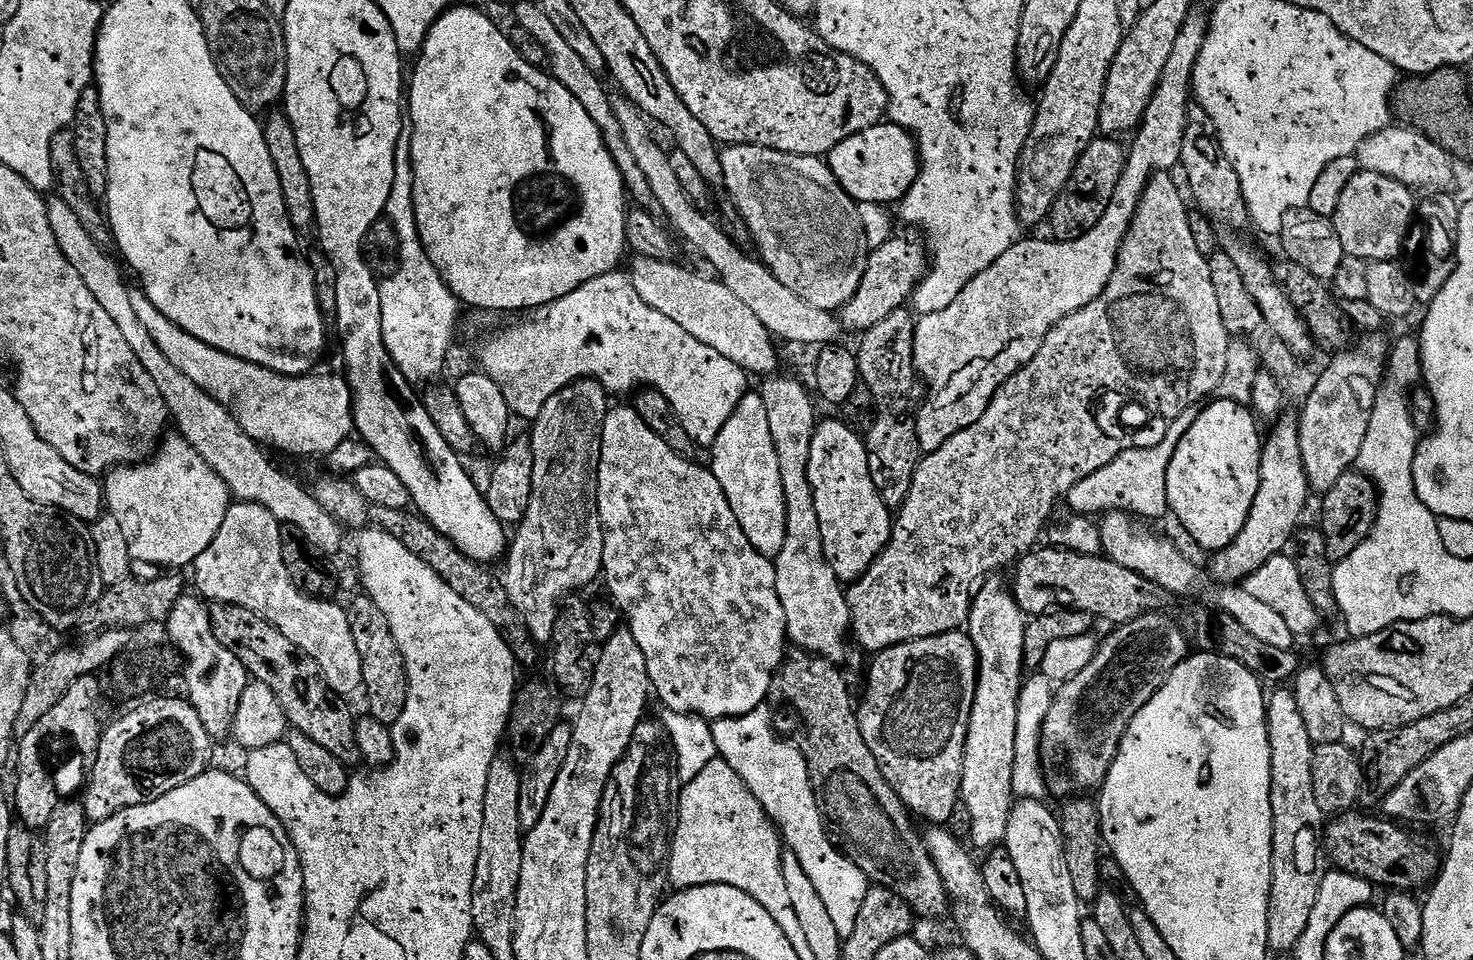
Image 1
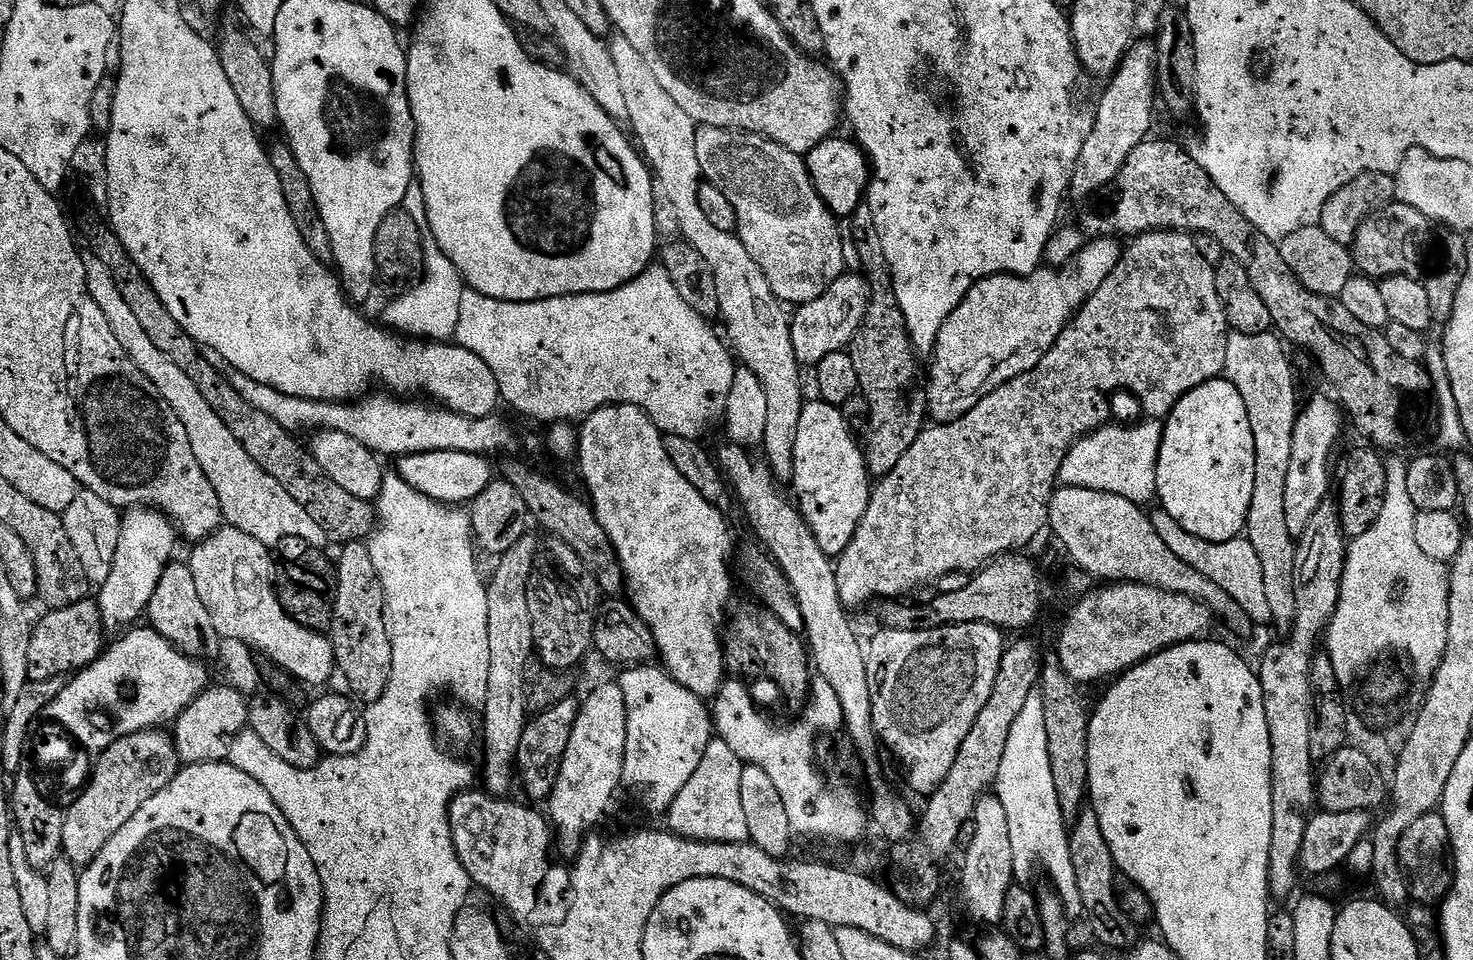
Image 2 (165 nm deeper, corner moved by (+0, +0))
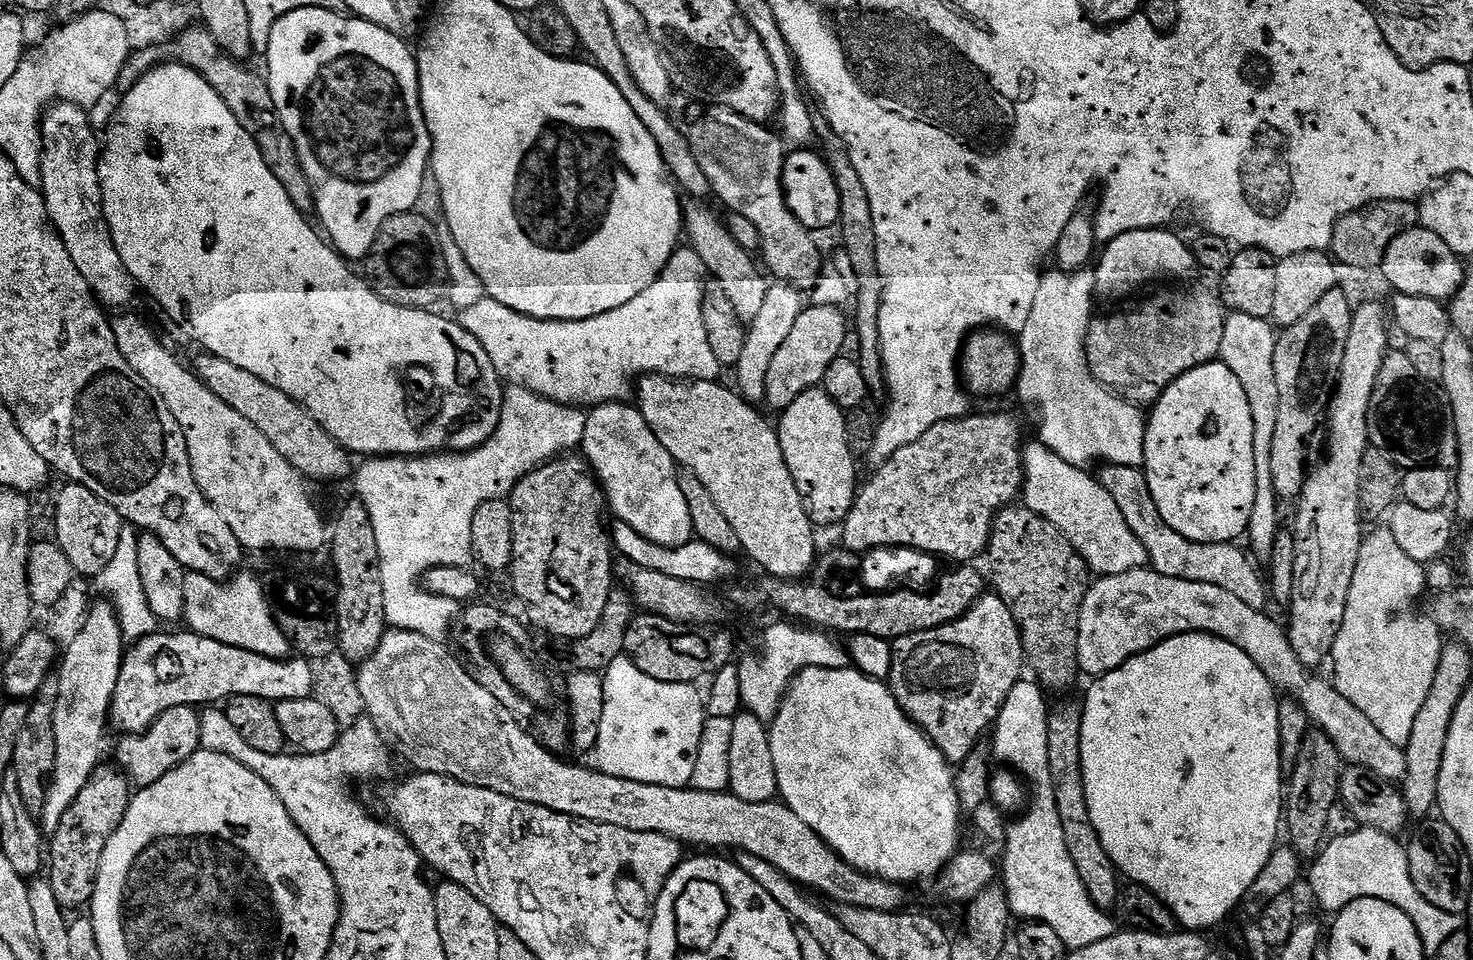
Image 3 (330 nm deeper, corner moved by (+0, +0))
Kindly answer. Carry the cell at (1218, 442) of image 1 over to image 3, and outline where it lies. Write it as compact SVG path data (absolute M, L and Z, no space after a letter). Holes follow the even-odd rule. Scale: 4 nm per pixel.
M1213 362L1182 374L1182 378L1175 380L1156 400L1156 403L1151 405L1146 416L1146 423L1148 429L1144 443L1143 474L1148 480L1150 494L1154 494L1154 506L1158 506L1158 514L1162 514L1162 522L1166 522L1170 530L1178 530L1182 538L1190 538L1199 544L1230 544L1239 541L1239 536L1241 539L1248 531L1250 510L1254 510L1256 483L1254 482L1254 417L1250 414L1250 402L1242 390L1242 382L1238 382L1234 370L1227 368L1223 362Z

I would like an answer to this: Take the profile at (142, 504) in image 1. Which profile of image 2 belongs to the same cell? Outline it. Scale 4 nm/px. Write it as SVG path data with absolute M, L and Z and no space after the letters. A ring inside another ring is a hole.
M145 506L123 513L118 554L114 554L110 578L106 578L106 582L98 588L100 616L104 620L105 629L123 629L135 625L139 621L136 619L139 616L141 619L147 613L150 598L154 598L154 590L158 590L158 578L162 578L169 564L173 563L176 540L178 541L178 529L163 512Z

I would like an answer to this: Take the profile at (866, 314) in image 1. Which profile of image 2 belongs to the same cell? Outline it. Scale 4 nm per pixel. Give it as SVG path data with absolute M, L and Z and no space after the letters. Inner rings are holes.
M845 274L832 283L830 290L795 309L792 321L792 341L796 361L802 366L815 366L831 352L845 351L858 334L868 309L868 281L863 275Z

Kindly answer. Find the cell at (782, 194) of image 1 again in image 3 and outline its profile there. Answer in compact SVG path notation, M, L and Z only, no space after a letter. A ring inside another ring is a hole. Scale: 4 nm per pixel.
M683 94L673 95L666 111L690 142L698 166L710 178L712 196L720 199L728 212L742 214L758 228L763 267L772 271L777 281L794 284L801 290L811 289L822 271L820 248L812 237L815 235L798 222L784 197L785 141L775 131L772 133L771 127L755 124L729 108L702 106L701 101Z

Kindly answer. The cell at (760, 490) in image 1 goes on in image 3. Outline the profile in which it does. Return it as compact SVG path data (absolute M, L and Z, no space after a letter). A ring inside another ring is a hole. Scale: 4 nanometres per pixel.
M776 282L769 287L766 302L762 305L758 318L754 318L747 325L746 346L742 349L742 358L738 358L738 362L734 366L734 372L736 372L737 384L735 387L749 404L756 406L764 400L766 373L770 371L770 362L774 359L774 354L778 354L782 342L786 342L794 322L798 322L798 314L802 314L805 307L806 296L801 289L794 284Z

